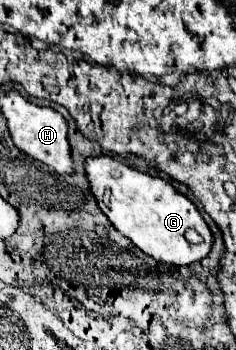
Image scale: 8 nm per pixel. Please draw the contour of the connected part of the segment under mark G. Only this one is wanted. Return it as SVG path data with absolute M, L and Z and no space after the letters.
M106 155L86 159L86 175L94 197L110 223L156 261L180 267L202 261L212 251L214 235L210 227L198 213L196 205L176 191L170 181L130 169Z

